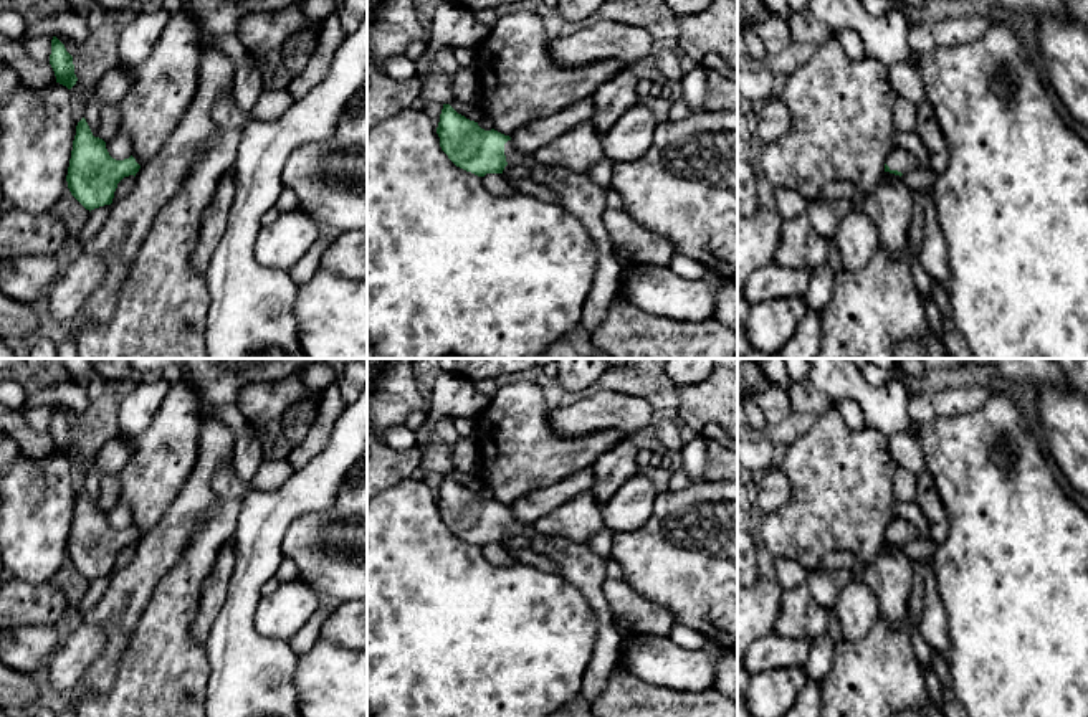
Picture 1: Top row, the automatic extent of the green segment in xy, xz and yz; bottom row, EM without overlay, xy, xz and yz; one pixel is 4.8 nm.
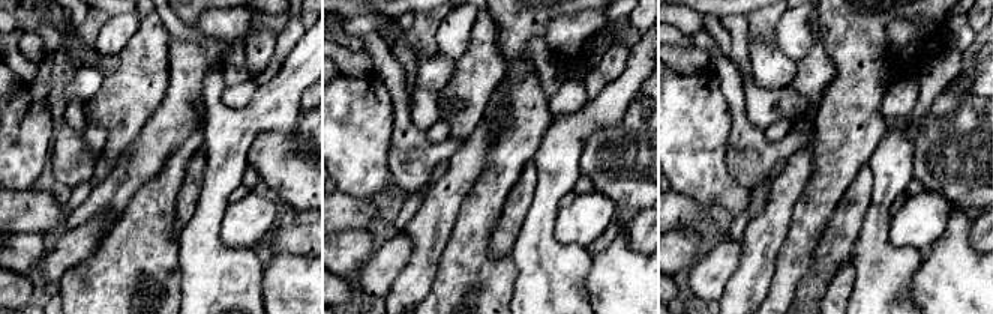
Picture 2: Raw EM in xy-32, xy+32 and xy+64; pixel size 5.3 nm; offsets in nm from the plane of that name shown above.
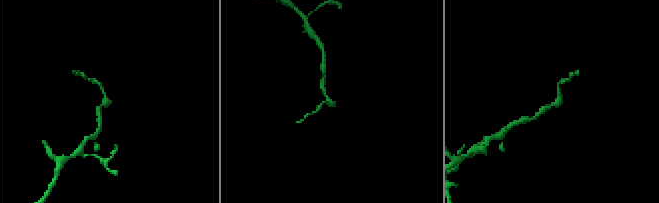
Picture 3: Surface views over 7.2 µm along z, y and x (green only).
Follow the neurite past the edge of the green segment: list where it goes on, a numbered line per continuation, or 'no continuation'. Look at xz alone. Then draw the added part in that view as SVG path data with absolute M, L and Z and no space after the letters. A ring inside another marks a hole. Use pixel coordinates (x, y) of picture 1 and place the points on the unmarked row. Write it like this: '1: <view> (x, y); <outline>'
1: xz (577, 562); M511 510L504 514L504 525L509 537L524 535L529 539L532 552L552 557L559 565L559 575L582 591L595 613L597 639L580 691L580 696L590 704L604 691L610 672L622 658L623 629L615 621L602 593L607 558L597 555L587 542L539 534L531 524L518 522Z

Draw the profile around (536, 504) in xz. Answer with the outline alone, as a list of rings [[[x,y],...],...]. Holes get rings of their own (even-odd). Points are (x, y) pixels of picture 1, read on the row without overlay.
[[[580,469],[544,489],[532,491],[511,504],[511,514],[518,522],[536,524],[541,517],[556,510],[559,506],[567,504],[592,489],[595,479],[590,469]]]

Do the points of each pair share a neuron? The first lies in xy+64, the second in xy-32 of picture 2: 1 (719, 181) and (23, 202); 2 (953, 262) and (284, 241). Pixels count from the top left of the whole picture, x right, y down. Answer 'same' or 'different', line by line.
1: different
2: different

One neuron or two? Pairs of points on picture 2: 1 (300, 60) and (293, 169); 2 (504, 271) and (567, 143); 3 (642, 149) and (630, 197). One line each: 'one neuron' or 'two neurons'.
1: two neurons
2: two neurons
3: one neuron

